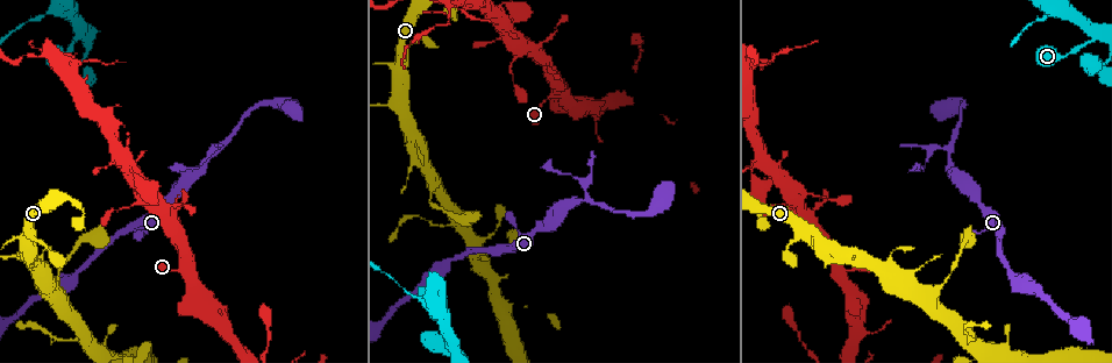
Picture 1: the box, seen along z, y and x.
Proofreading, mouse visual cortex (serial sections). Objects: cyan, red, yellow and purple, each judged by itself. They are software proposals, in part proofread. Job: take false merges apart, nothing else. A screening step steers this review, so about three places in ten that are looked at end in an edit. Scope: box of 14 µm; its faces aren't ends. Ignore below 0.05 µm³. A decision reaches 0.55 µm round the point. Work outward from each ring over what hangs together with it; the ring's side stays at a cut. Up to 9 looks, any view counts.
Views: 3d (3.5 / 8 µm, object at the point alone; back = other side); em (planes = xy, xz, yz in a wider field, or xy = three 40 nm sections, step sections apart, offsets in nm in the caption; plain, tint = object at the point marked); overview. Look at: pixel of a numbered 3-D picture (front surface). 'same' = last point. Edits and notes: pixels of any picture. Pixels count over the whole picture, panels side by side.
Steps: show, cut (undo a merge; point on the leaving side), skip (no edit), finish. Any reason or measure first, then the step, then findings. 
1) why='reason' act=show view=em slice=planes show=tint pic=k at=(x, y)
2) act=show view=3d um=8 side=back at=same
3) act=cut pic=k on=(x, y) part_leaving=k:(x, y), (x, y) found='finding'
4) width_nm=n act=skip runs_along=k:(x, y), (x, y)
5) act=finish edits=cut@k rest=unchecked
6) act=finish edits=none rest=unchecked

why='two arms in line, one across' act=show view=em slice=xy step=1 show=tint pic=1 at=(948, 153)

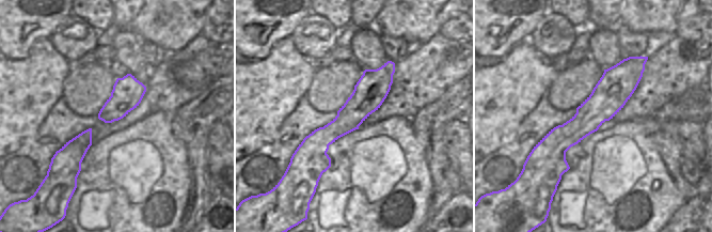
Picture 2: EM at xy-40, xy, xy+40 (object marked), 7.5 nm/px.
why='wider look' act=show view=3d um=3.5 at=same

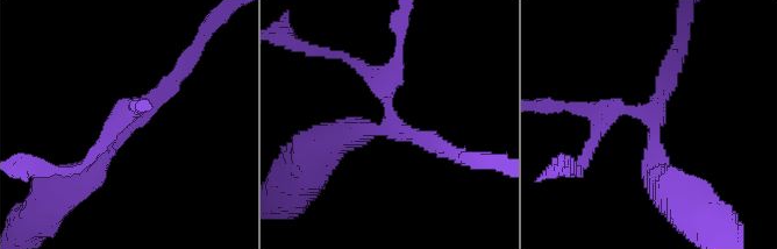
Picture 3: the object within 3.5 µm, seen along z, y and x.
act=skip runs_along=2:(642, 65), (574, 130), (535, 154) found='continuous, no second cell'

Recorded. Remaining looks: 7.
why='sudden change in width' act=show view=3d um=3.5 pic=1 at=(76, 61)

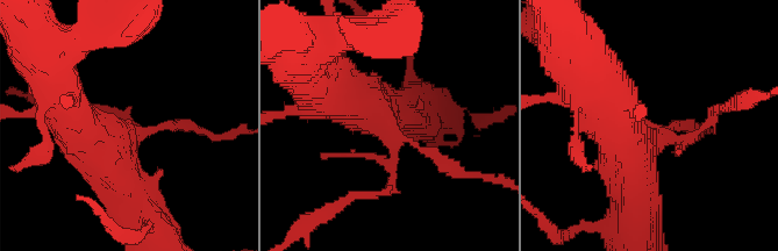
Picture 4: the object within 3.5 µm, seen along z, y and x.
act=show view=em slice=xy step=2 show=tint pic=4 at=(133, 135)

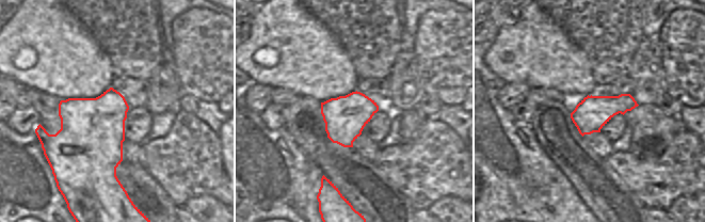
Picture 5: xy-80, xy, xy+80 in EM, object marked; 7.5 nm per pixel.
width_nm=320 act=cut pic=4 on=(712, 110) part_leaving=4:(682, 140), (708, 124), (718, 107), (739, 104) found='two cells meet here'

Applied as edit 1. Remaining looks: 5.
act=show view=overview

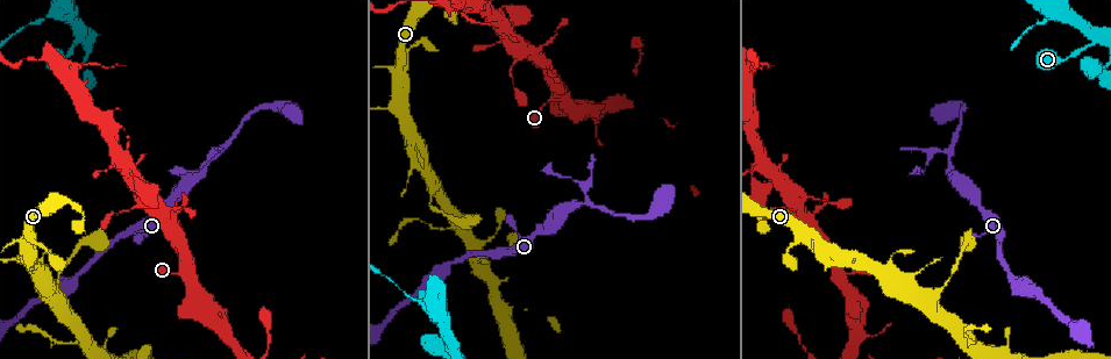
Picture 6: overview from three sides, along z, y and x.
why='calibre changes' act=show view=em slice=xy step=1 show=tint pic=6 at=(497, 41)

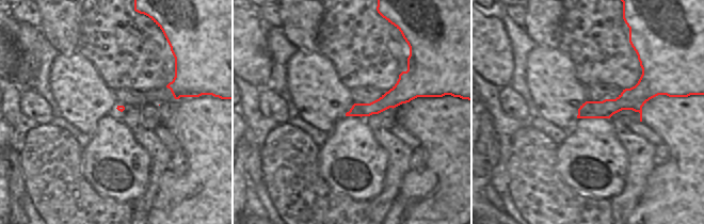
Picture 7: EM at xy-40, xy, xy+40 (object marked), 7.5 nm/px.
why='see where the arms go' act=show view=3d um=3.5 at=same

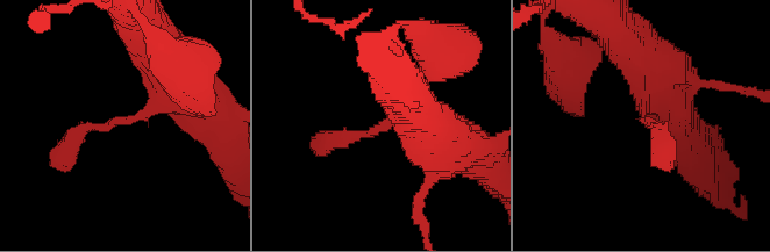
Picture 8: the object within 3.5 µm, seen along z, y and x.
act=skip runs_along=7:(656, 85), (580, 115) found='continuous, no second cell'

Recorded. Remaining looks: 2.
act=finish edits=cut@4 rest=unchecked

